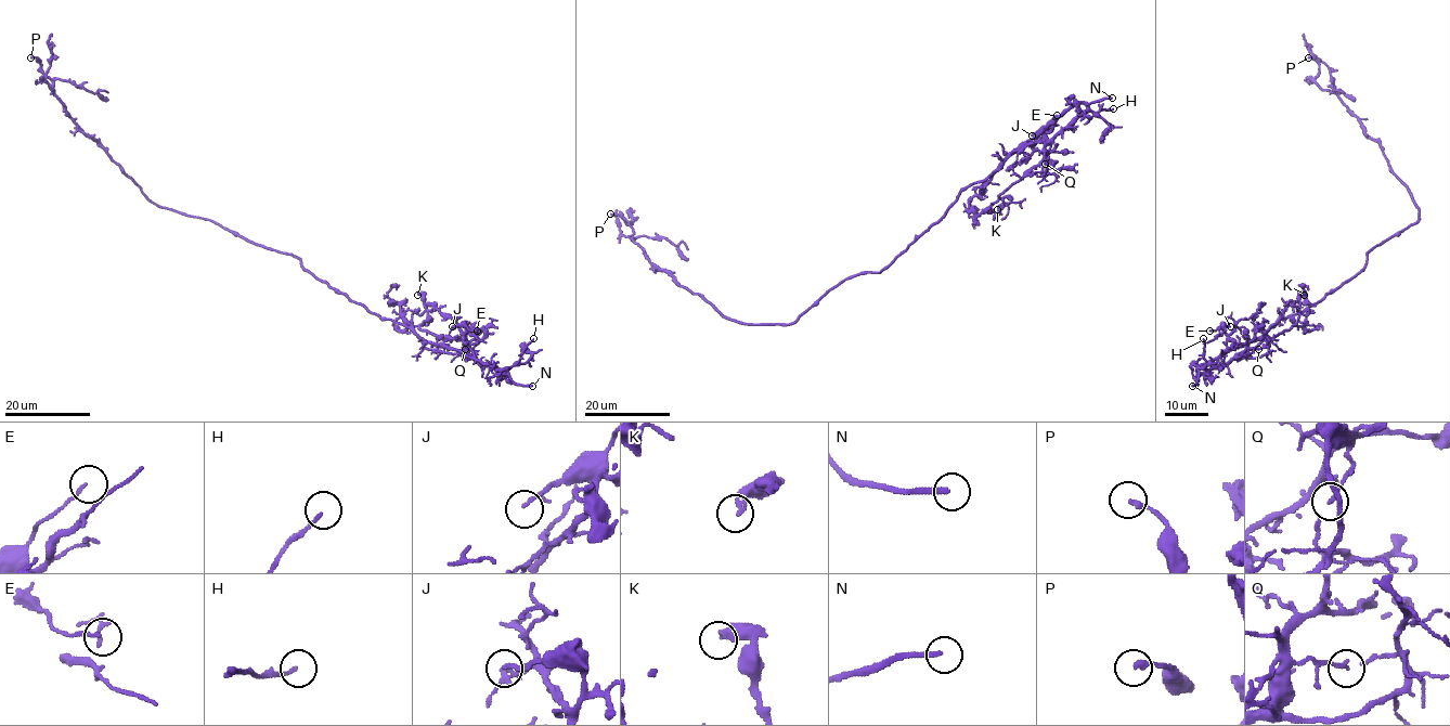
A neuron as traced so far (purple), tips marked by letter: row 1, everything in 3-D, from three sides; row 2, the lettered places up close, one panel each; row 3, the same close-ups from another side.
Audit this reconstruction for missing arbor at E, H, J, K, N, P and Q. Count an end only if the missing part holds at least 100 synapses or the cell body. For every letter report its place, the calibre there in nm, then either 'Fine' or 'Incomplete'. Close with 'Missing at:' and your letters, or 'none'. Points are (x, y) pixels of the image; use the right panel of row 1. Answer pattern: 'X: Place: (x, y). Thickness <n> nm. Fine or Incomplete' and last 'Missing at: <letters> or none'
E: Place: (1209, 331). Thickness 110 nm. Fine
H: Place: (1203, 338). Thickness 140 nm. Fine
J: Place: (1230, 326). Thickness 130 nm. Fine
K: Place: (1304, 295). Thickness 170 nm. Fine
N: Place: (1192, 386). Thickness 200 nm. Incomplete
P: Place: (1308, 57). Thickness 190 nm. Fine
Q: Place: (1258, 349). Thickness 140 nm. Fine
Missing at: N

